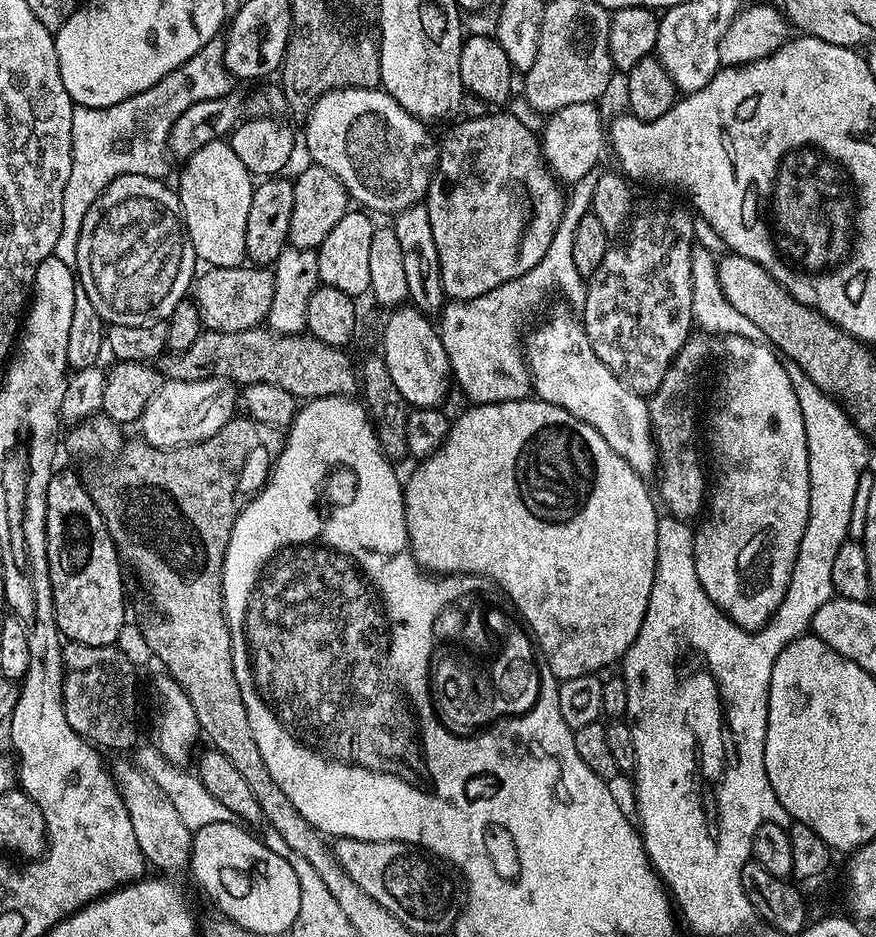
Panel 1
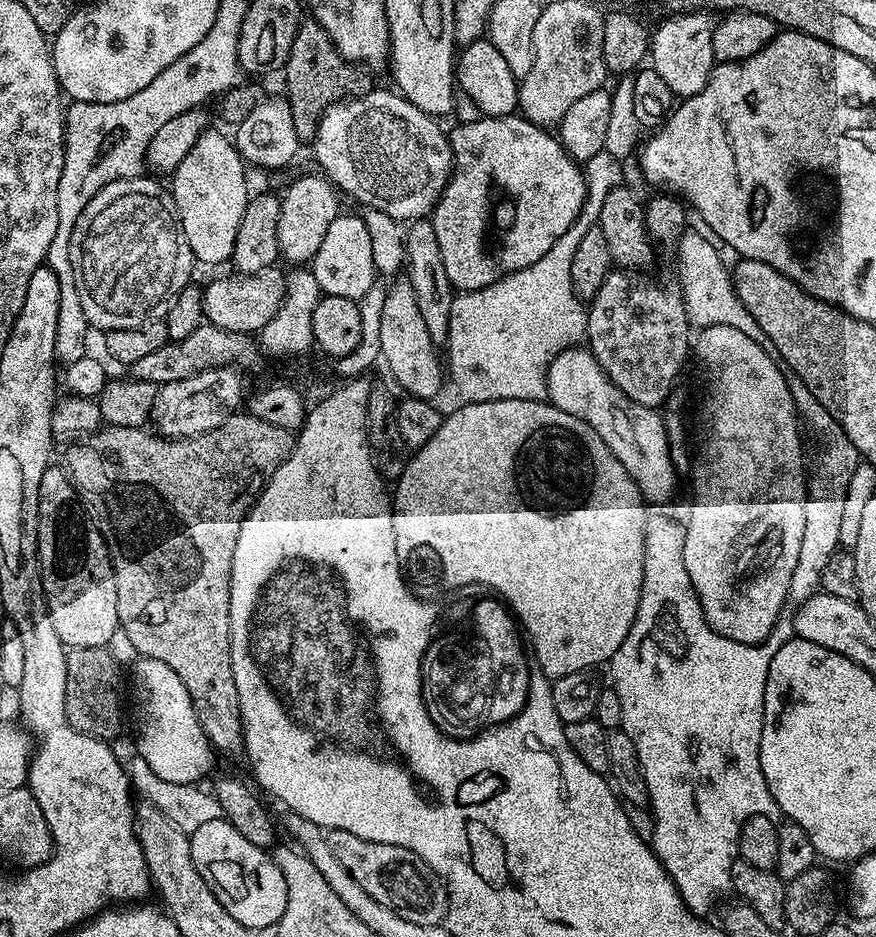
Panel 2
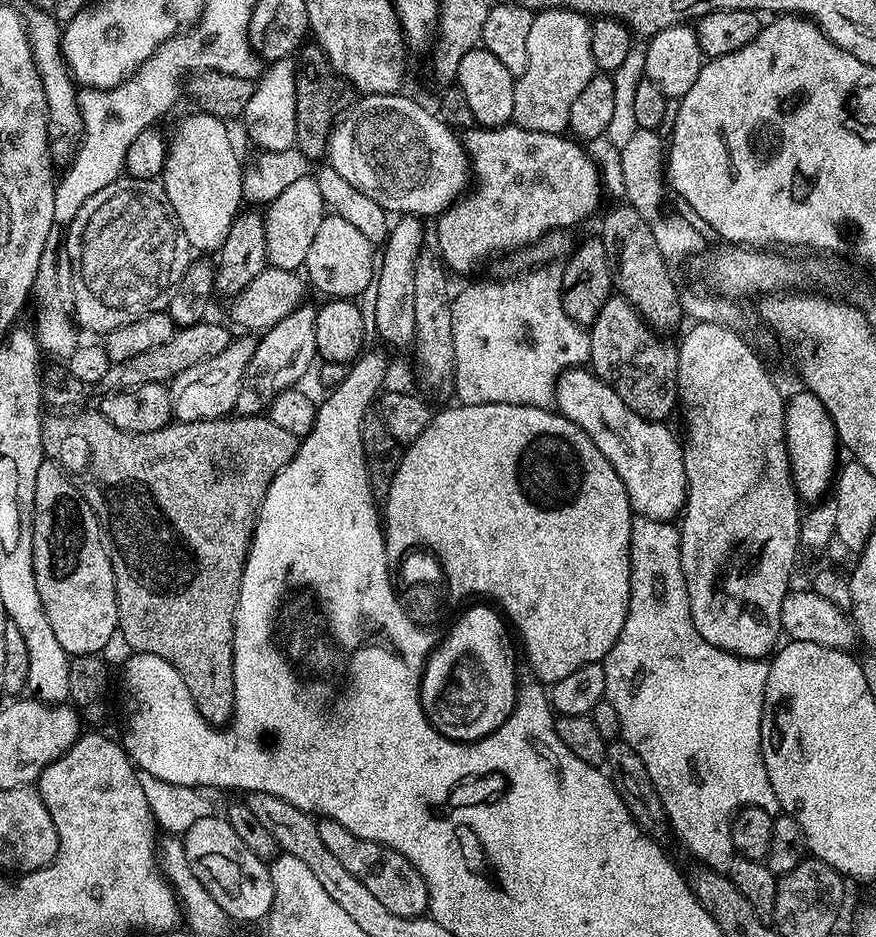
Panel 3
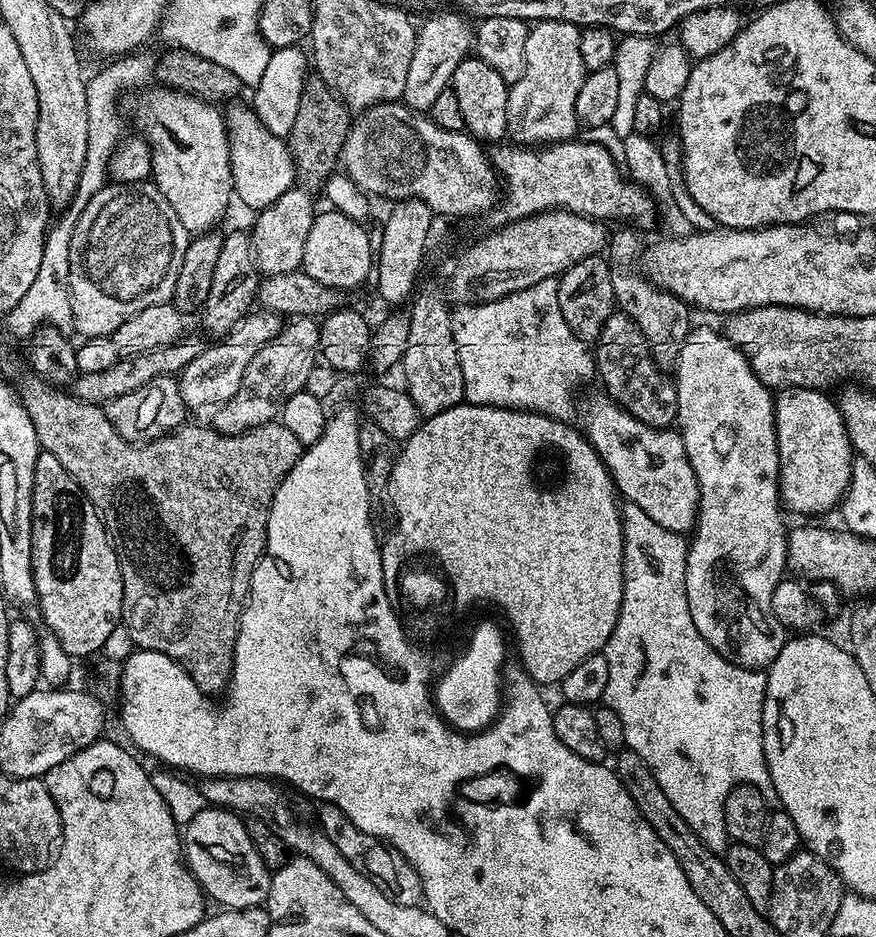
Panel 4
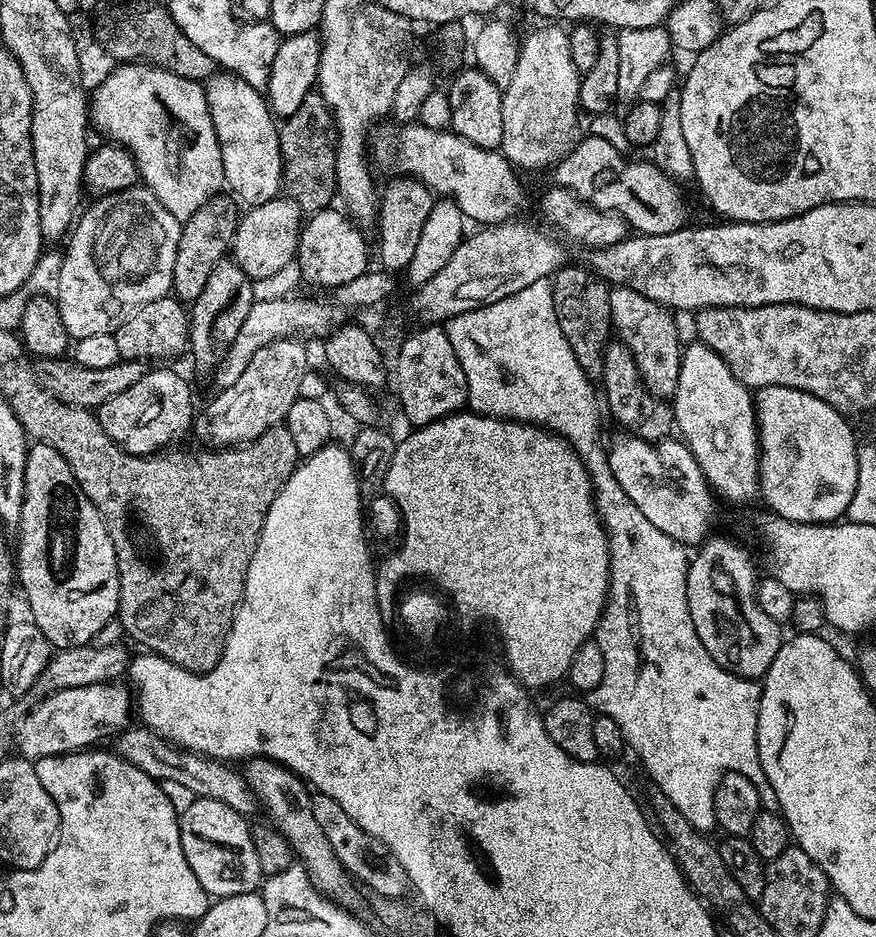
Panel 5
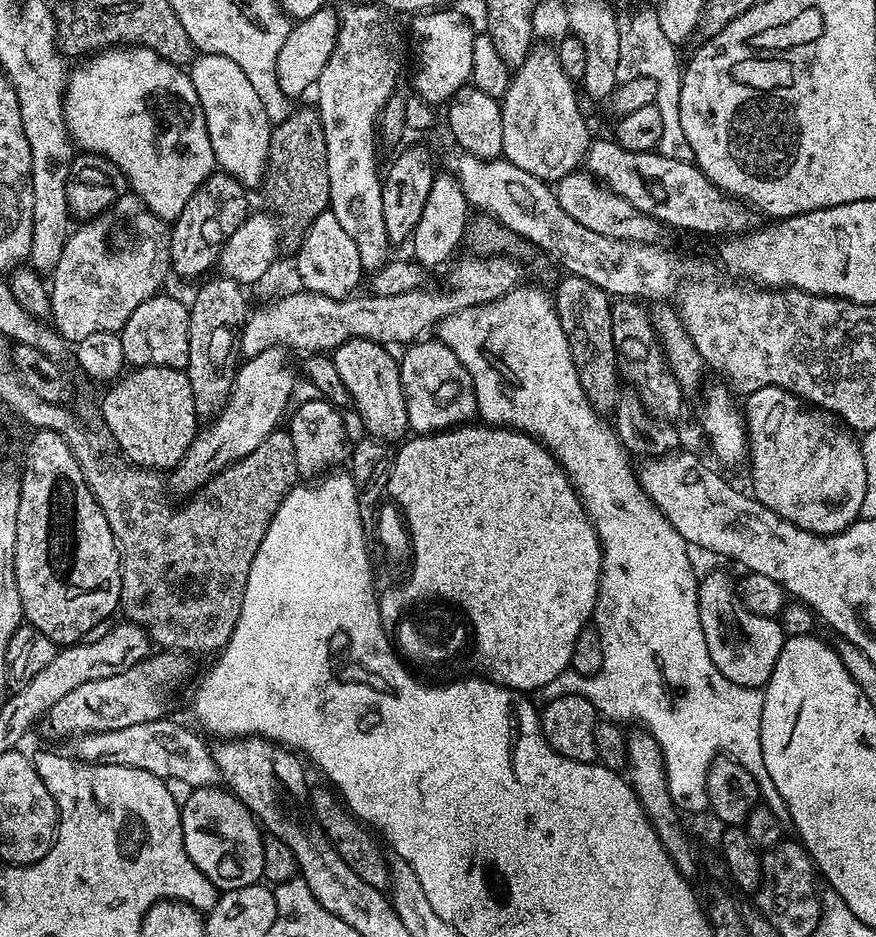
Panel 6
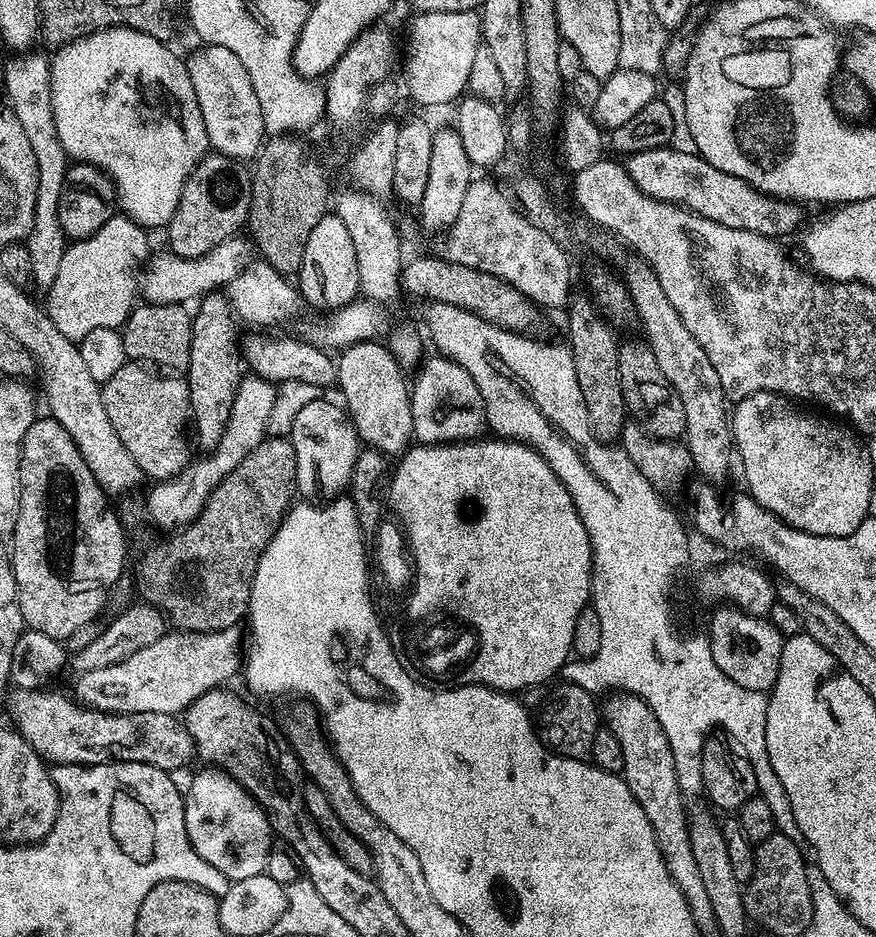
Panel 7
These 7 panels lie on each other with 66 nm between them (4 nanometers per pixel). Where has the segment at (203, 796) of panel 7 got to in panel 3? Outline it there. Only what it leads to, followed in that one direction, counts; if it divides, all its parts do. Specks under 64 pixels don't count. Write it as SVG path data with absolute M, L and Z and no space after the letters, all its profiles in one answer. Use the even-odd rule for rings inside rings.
M219 814L198 818L198 822L183 833L182 839L192 868L228 917L233 921L263 921L267 917L276 897L269 865L258 859L254 850L250 850L250 846L238 838L227 818Z

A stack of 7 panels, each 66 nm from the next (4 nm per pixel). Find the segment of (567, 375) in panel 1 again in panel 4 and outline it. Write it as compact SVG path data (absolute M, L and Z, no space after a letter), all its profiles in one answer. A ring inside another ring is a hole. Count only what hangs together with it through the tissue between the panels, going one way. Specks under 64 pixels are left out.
M599 395L584 404L582 431L604 460L617 493L627 503L636 504L642 514L650 514L658 526L671 532L691 533L696 527L700 495L679 431L646 426L615 400Z

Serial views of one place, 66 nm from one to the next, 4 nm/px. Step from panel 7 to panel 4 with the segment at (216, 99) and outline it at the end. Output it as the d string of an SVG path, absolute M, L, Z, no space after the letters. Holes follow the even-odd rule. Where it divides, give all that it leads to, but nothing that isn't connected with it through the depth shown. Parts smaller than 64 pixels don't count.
M241 102L231 103L225 111L230 148L232 189L235 199L253 212L272 205L295 185L296 167L289 152L287 141L261 124L254 109Z

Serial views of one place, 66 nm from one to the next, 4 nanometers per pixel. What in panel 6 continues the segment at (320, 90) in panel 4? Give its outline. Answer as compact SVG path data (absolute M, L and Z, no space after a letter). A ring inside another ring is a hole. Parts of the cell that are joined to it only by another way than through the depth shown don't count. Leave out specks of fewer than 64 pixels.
M297 107L273 127L263 188L264 196L272 207L271 215L278 221L282 233L283 251L295 254L304 241L304 231L314 222L314 218L329 211L330 174L326 171L326 134L315 107Z

